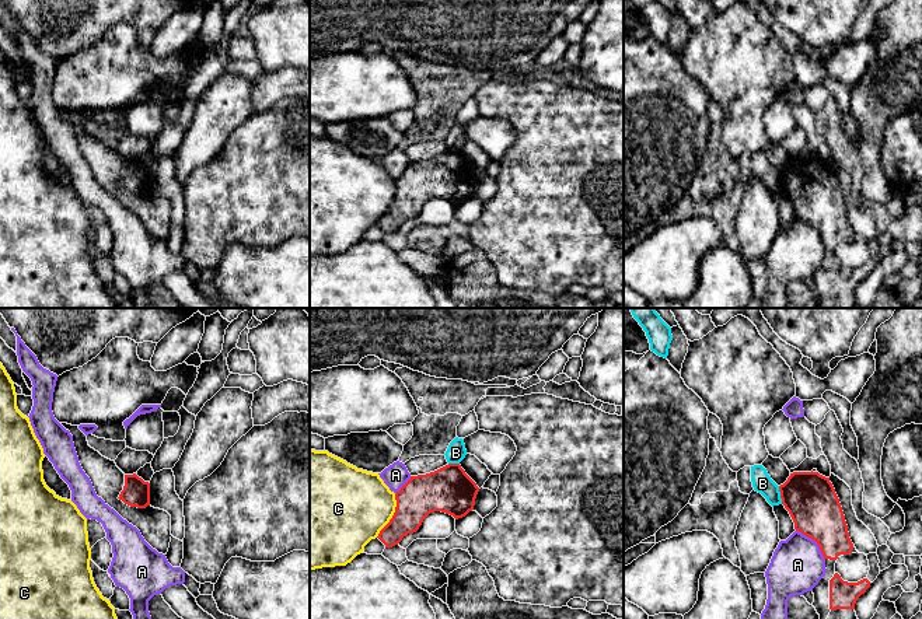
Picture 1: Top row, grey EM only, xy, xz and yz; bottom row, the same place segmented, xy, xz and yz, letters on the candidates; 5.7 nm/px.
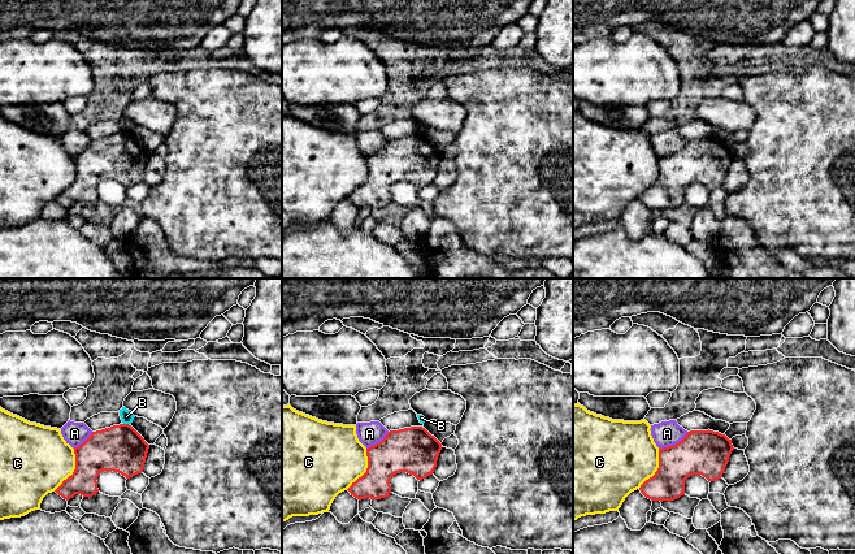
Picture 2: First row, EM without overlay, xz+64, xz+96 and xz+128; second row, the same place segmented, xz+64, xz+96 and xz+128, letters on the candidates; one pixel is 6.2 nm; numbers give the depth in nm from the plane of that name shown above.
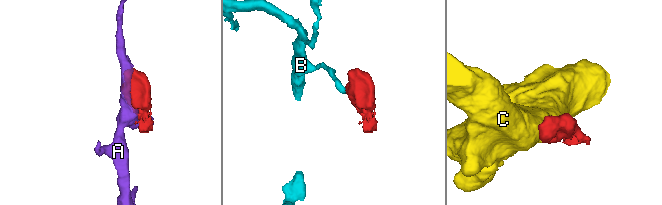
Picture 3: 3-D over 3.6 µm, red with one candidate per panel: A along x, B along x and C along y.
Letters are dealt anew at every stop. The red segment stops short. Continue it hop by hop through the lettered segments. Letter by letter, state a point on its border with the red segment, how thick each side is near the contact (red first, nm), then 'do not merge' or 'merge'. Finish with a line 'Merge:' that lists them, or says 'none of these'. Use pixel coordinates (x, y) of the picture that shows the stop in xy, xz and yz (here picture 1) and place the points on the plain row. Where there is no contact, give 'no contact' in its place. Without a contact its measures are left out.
A: contact yz (814, 226); calibres 300 and 300 nm; do not merge
B: contact yz (781, 181); calibres 300 and 120 nm; do not merge
C: contact xz (393, 202); calibres 220 and 440 nm; do not merge
Merge: none of these

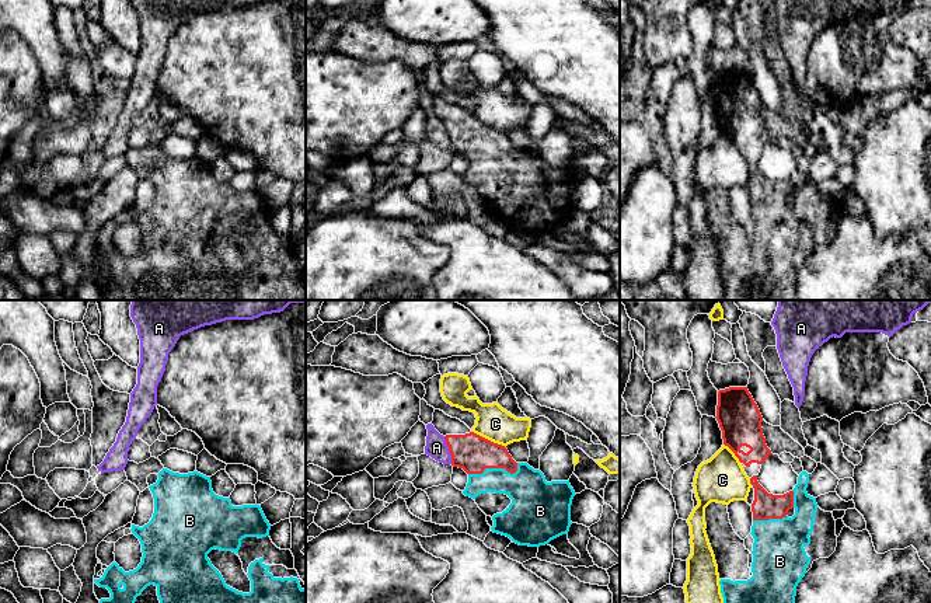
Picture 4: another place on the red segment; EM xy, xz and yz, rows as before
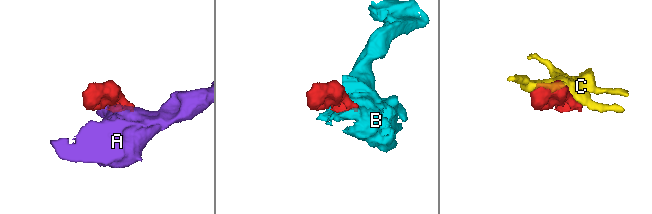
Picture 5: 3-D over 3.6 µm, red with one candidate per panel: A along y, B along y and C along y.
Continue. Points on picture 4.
A: contact xz (449, 136); calibres 220 and 120 nm; do not merge
B: contact xz (495, 153); calibres 220 and 220 nm; merge
C: contact xz (490, 126); calibres 220 and 200 nm; do not merge
Merge: B

